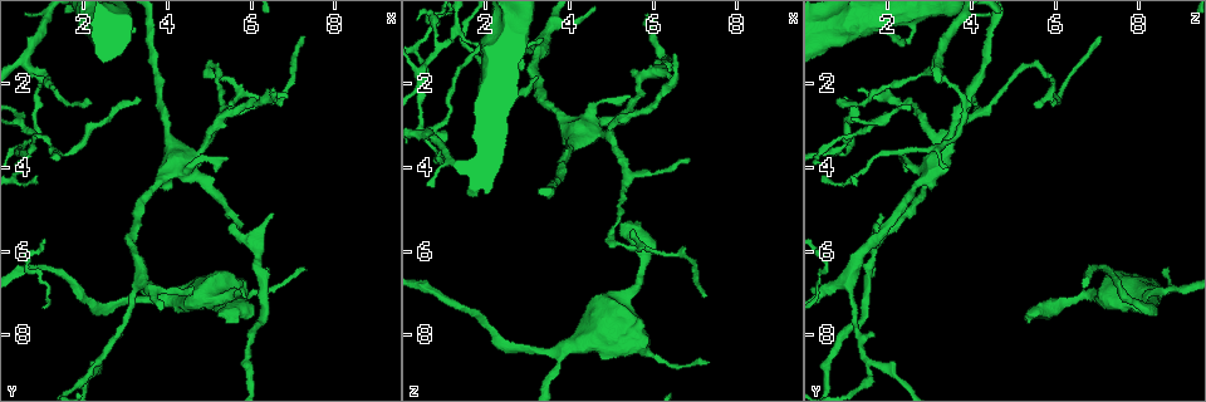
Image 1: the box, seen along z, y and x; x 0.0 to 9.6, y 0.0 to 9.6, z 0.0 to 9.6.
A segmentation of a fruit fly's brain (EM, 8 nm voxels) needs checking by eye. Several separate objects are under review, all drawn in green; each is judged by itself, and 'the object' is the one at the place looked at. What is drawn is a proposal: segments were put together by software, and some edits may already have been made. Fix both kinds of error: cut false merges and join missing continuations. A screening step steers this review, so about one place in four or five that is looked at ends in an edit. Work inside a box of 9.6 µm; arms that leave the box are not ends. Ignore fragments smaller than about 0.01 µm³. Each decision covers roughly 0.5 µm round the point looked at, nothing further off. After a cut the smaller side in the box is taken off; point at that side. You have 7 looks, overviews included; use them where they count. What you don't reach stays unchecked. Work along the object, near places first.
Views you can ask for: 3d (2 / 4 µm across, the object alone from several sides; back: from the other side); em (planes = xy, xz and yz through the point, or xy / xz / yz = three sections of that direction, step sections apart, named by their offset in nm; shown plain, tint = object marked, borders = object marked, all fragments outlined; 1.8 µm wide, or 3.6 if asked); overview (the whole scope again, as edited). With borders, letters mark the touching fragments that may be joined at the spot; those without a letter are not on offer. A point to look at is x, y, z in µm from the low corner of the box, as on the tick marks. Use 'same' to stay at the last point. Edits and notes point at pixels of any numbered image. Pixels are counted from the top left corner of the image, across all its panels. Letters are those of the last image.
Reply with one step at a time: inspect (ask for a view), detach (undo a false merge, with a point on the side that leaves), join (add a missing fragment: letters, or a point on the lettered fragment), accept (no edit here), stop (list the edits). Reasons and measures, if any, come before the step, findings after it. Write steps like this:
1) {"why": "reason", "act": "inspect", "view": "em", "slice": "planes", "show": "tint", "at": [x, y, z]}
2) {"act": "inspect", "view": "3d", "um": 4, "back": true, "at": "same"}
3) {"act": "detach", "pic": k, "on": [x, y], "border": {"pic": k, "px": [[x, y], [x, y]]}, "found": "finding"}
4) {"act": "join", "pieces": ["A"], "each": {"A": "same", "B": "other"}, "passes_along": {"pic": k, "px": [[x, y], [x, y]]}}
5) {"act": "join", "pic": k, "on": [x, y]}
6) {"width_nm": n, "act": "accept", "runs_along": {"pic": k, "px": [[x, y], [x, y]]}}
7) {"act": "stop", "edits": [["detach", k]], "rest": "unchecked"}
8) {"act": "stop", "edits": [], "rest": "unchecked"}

{"why": "abrupt turn", "act": "inspect", "view": "3d", "um": 2, "at": [1.00, 3.30, 1.10]}

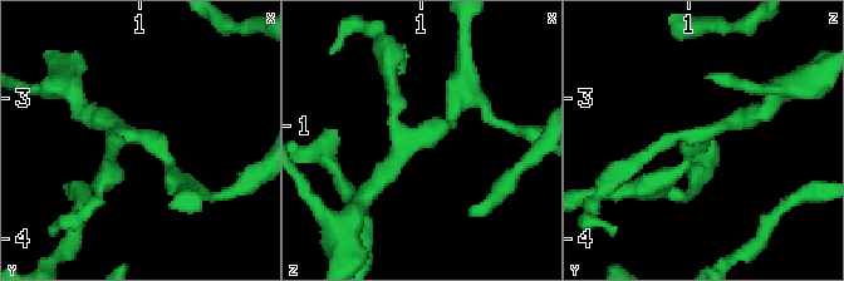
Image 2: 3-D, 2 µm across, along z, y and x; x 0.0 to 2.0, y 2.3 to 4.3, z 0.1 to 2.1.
{"why": "now the EM", "act": "inspect", "view": "em", "slice": "xz", "step": 4, "show": "plain", "at": [1.00, 3.30, 1.06]}

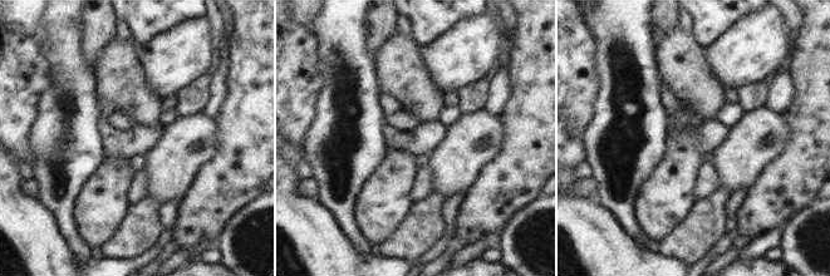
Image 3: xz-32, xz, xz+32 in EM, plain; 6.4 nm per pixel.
{"why": "what lies round it", "act": "inspect", "view": "em", "slice": "xz", "step": 4, "show": "borders", "at": "same"}

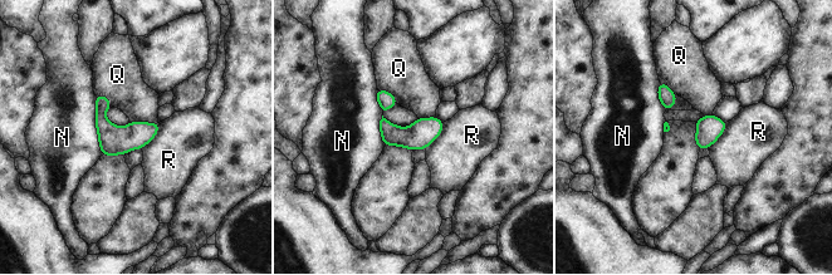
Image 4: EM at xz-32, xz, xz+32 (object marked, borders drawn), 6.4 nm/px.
{"act": "accept", "each": {"N": "other", "Q": "other", "R": "other"}, "border": {"pic": 4, "px": [[157, 119], [130, 123]]}, "found": "all the same neuron"}

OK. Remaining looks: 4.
{"why": "abrupt turn", "act": "inspect", "view": "em", "slice": "planes", "show": "plain", "at": [0.80, 1.70, 3.10]}

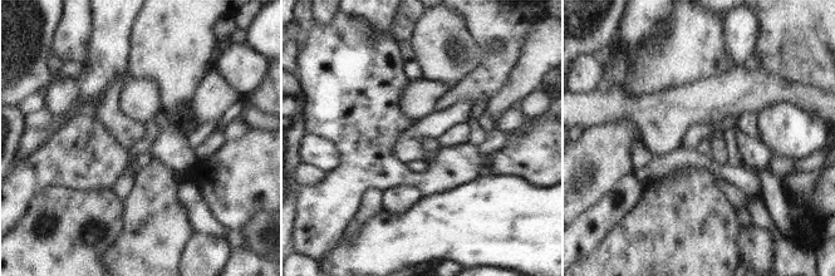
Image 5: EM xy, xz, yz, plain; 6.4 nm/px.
{"why": "see the neighbours", "act": "inspect", "view": "em", "slice": "planes", "show": "borders", "at": "same"}

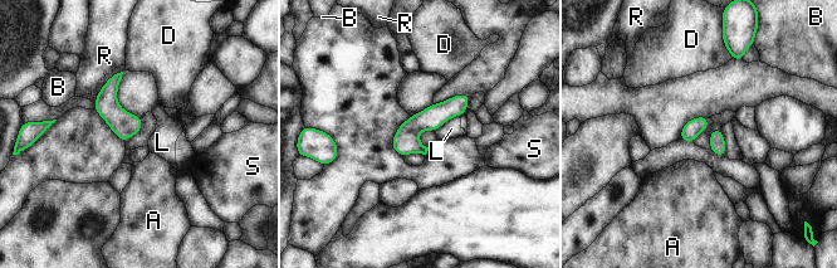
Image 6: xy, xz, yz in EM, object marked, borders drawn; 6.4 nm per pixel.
{"width_nm": 110, "act": "accept", "each": {"A": "other", "B": "other", "D": "other", "L": "other", "R": "other", "S": "other"}, "border": {"pic": 6, "px": [[459, 115], [449, 118], [434, 131]]}, "found": "all the same neuron"}

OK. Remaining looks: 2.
{"why": "an open end", "act": "inspect", "view": "em", "slice": "xz", "step": 8, "show": "borders", "at": [6.55, 2.15, 1.35]}

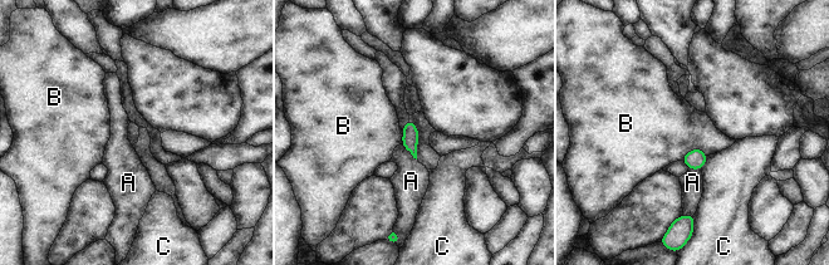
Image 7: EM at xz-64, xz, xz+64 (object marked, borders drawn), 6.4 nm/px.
{"act": "accept", "each": {"A": "other", "B": "other", "C": "other"}, "found": "no lettered fragment goes on from it"}

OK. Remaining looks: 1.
{"act": "stop", "edits": [], "rest": "unchecked"}

